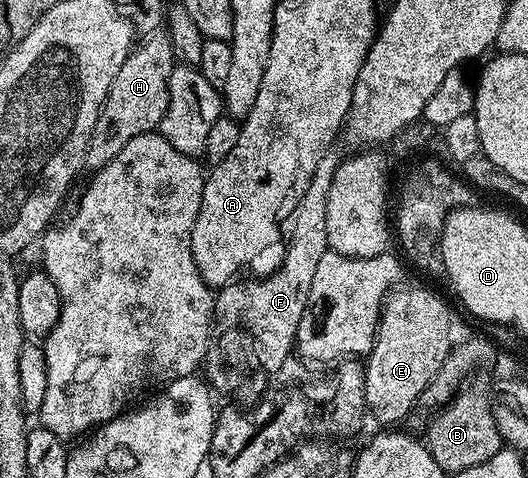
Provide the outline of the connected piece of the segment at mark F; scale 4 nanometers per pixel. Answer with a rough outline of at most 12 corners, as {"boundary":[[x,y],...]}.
{"boundary":[[342,153],[319,158],[285,261],[215,296],[229,330],[253,316],[263,364],[295,352],[327,242],[327,194]]}

